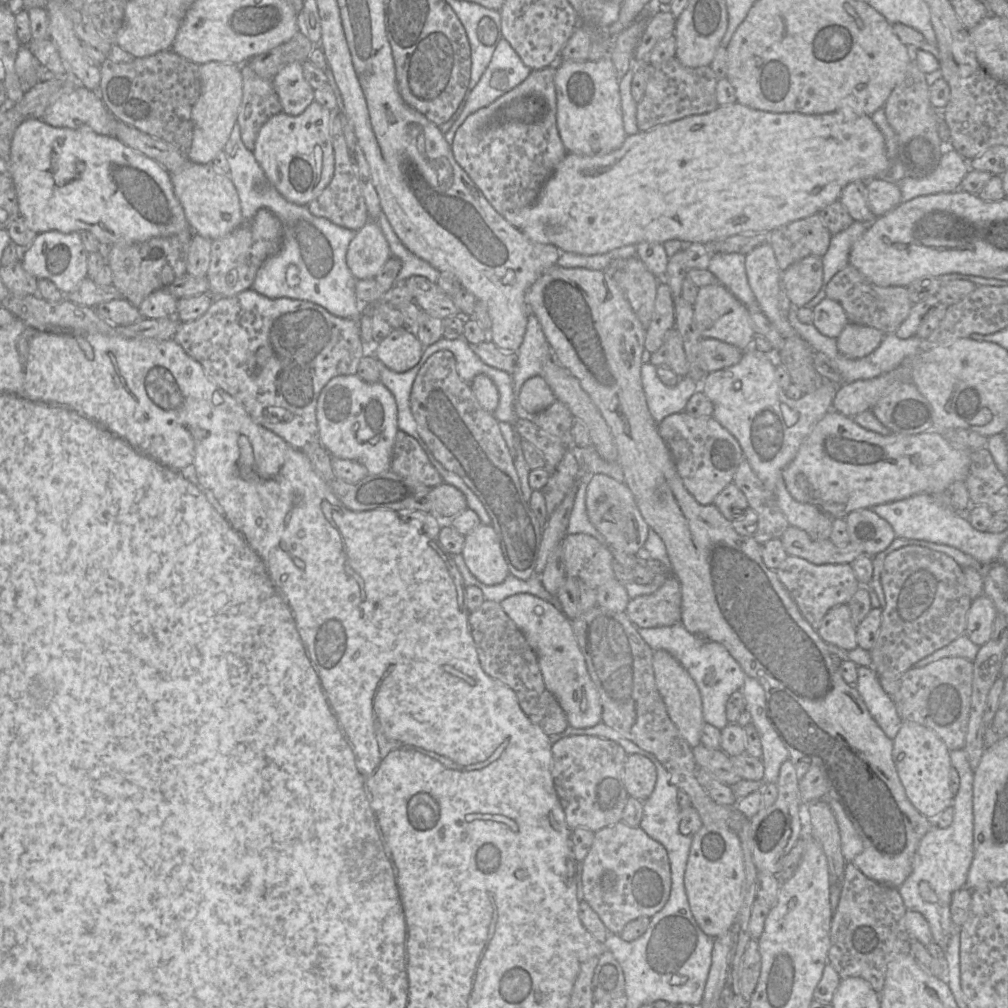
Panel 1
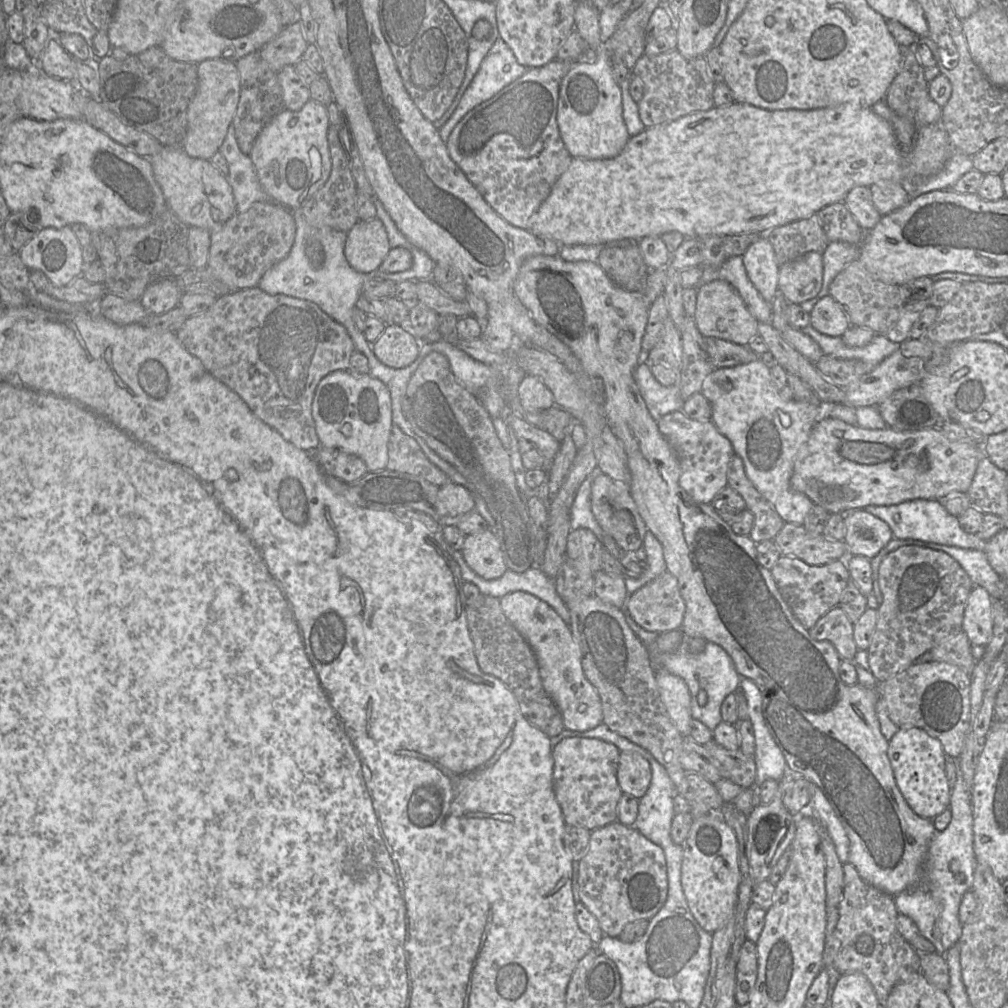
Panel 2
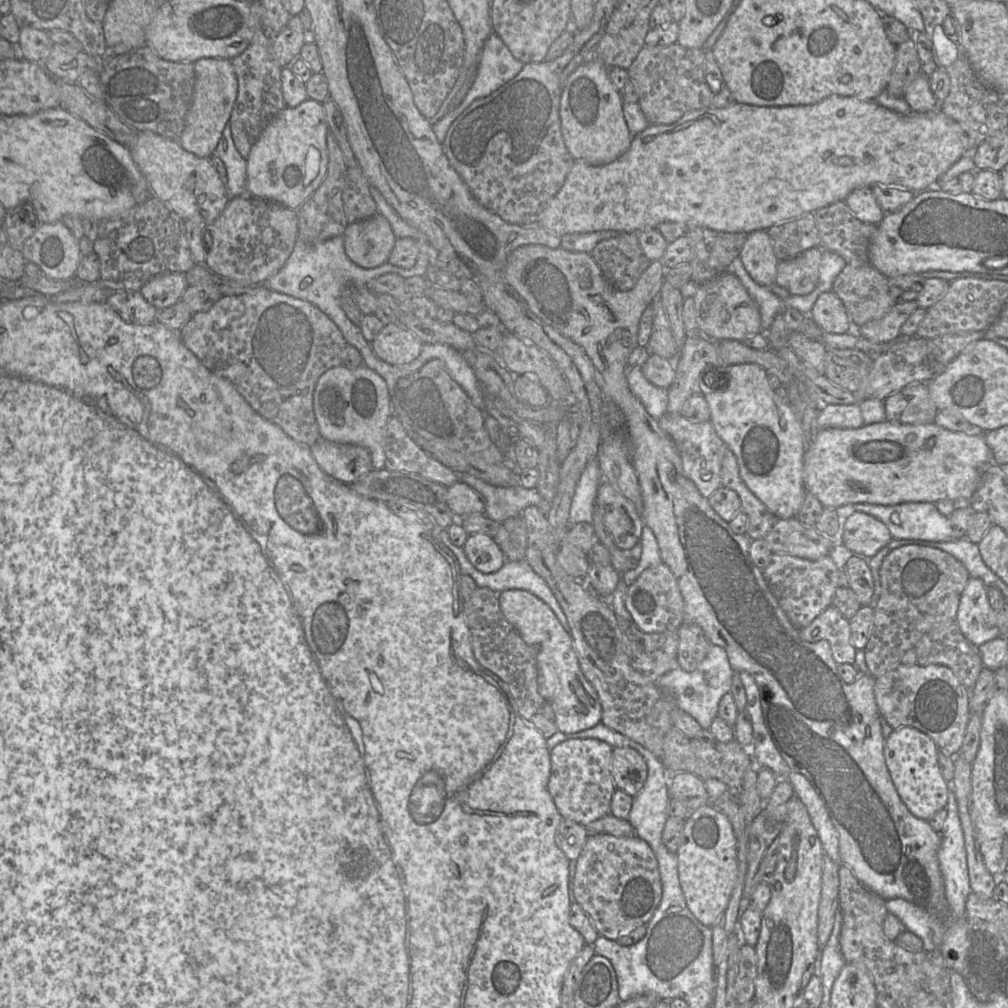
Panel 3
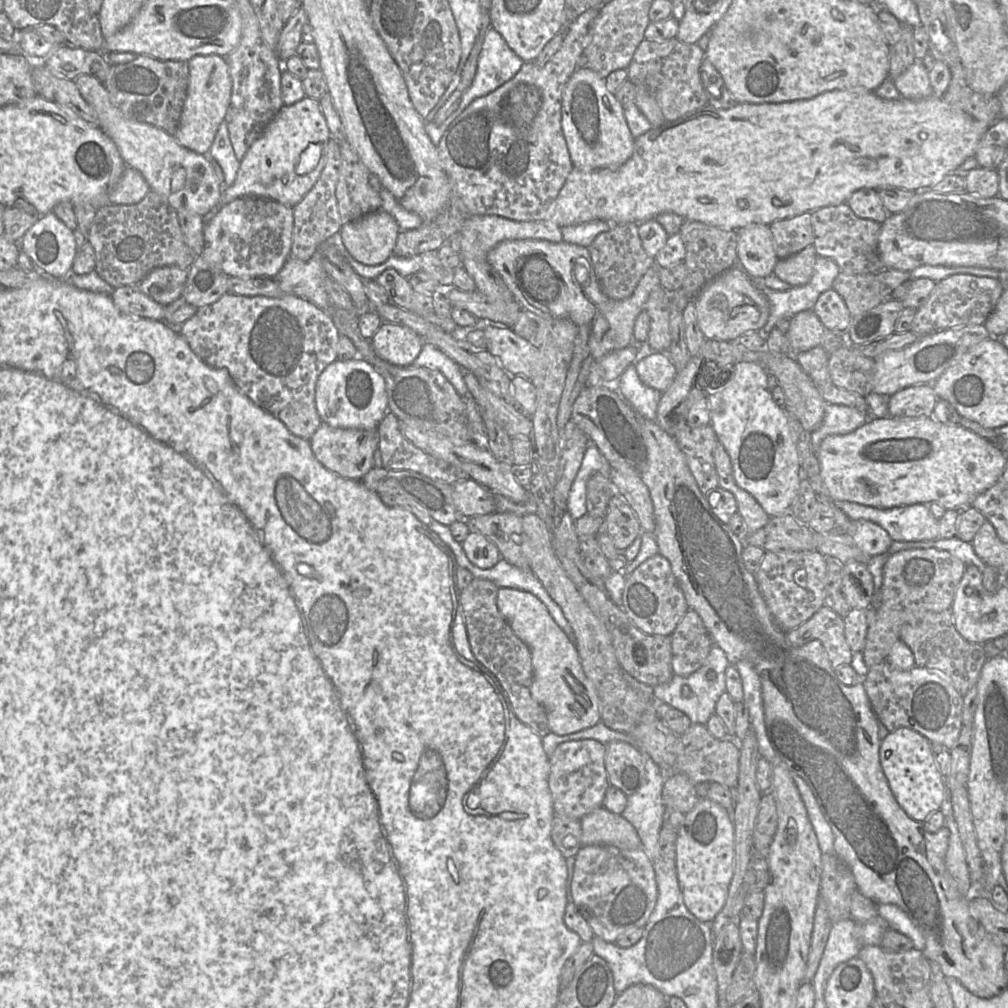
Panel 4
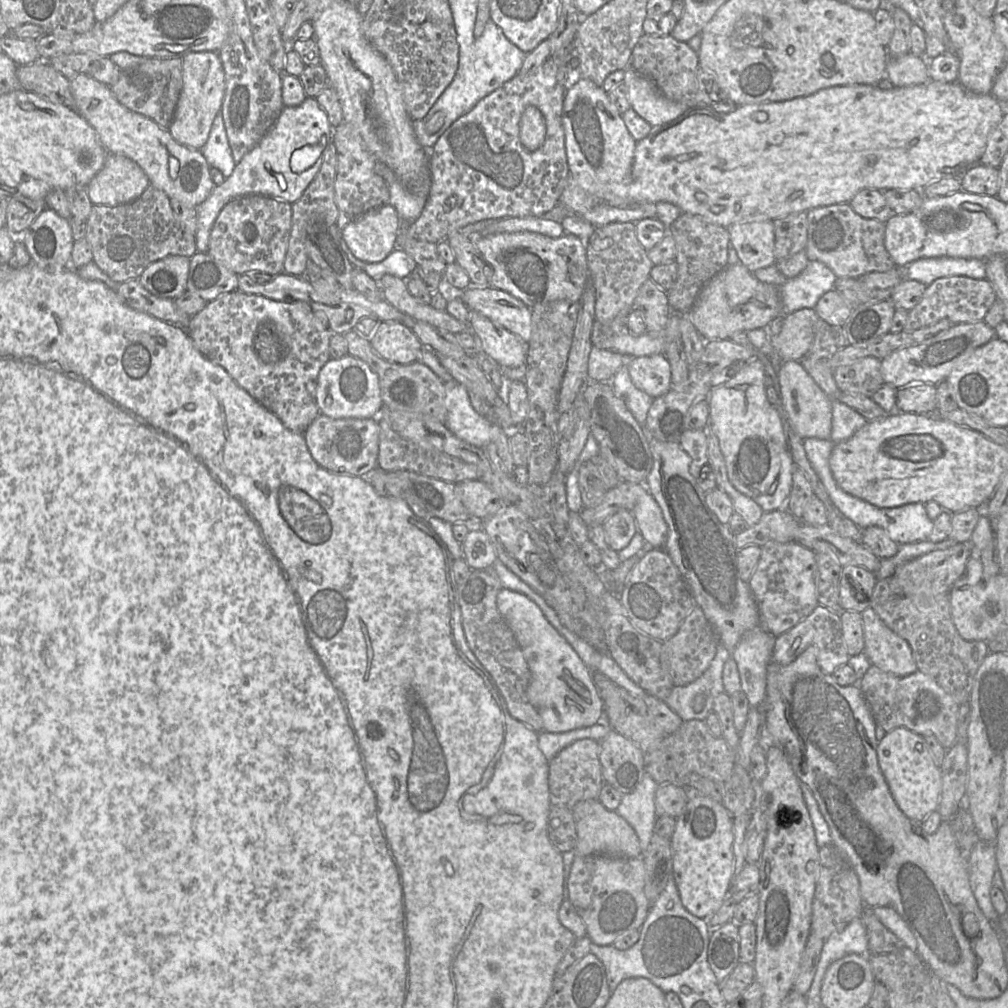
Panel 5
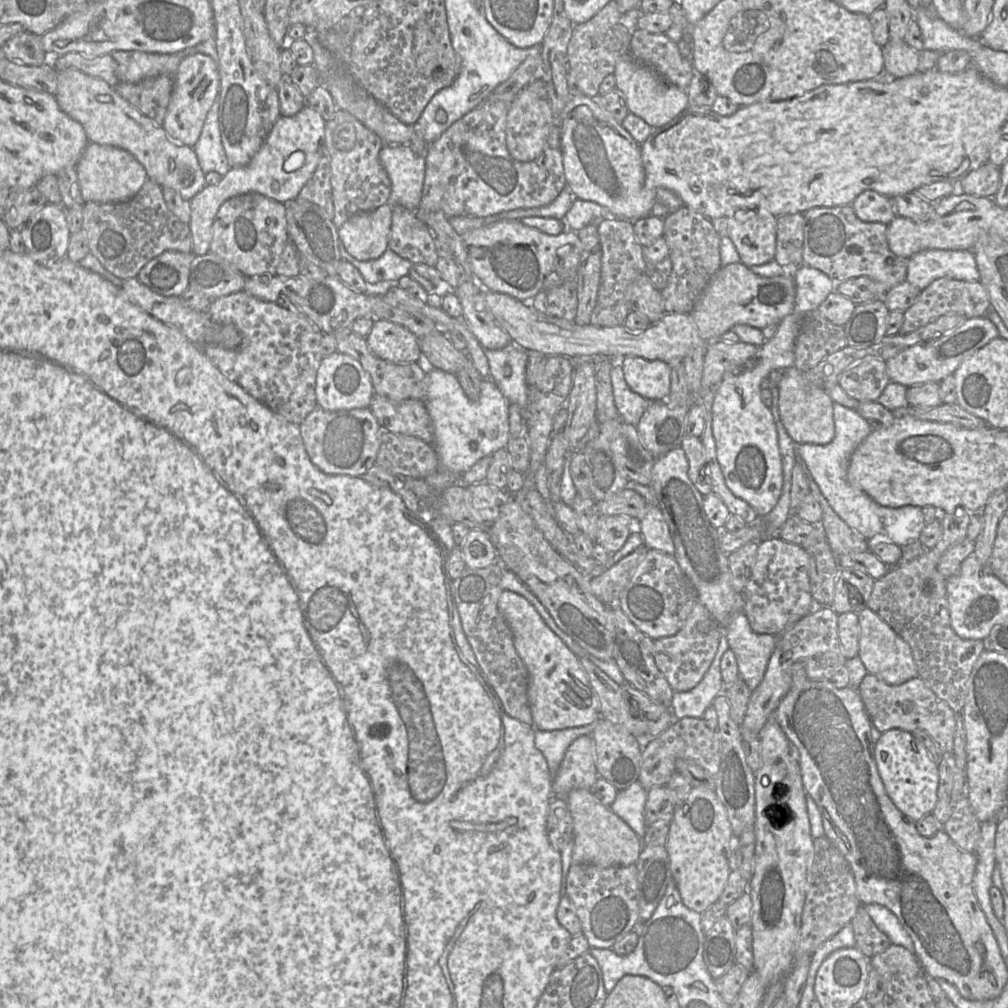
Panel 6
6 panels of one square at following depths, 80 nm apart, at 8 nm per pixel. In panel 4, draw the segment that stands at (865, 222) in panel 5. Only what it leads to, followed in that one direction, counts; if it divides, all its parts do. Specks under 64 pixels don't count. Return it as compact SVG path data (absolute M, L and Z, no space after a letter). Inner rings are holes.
M847 203L827 206L811 212L813 246L818 256L832 259L846 274L877 273L886 269L878 252L881 224L855 215Z

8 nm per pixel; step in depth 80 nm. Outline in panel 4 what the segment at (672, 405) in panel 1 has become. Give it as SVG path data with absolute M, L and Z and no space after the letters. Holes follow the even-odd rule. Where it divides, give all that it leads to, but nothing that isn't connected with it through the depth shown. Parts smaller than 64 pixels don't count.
M631 364L613 385L638 415L655 421L662 392L643 384L635 365Z

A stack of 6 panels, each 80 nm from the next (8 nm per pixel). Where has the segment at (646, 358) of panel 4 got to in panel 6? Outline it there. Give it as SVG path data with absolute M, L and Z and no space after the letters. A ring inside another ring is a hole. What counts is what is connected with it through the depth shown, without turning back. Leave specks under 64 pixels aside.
M627 356L618 362L632 391L650 402L666 399L671 385L671 367L668 363L636 356Z

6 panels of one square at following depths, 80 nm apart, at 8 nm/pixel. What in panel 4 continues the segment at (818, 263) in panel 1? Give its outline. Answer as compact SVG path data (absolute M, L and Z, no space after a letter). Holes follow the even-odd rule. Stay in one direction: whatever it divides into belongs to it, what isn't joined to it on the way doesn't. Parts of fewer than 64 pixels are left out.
M809 245L790 257L778 258L773 273L791 286L803 286L813 275L817 257L815 247Z

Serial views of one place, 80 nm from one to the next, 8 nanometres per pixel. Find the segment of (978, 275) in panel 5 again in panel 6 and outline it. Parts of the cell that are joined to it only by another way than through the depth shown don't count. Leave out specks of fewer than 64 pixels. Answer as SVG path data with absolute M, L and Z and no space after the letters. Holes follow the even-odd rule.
M928 249L908 259L906 280L920 291L939 278L979 282L972 250Z

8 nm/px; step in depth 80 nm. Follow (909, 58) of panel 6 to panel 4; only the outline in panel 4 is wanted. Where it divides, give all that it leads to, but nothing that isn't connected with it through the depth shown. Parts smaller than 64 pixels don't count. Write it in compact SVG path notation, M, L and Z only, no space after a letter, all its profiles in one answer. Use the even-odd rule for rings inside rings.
M917 60L900 76L893 80L901 97L909 100L919 100L933 95L930 85L929 71Z

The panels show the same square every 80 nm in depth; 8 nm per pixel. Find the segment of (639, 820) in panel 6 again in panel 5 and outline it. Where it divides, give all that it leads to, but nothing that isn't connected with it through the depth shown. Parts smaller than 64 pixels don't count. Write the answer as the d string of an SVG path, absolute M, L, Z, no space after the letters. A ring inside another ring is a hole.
M646 772L631 793L624 794L615 810L636 832L642 853L648 848L657 821L655 793L659 785Z

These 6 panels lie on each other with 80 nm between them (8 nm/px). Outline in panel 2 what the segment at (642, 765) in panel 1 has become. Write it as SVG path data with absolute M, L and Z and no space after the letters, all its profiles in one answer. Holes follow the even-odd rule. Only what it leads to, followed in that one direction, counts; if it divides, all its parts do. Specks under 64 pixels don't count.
M620 752L617 780L623 793L639 800L647 792L651 777L651 766L645 758L636 752Z

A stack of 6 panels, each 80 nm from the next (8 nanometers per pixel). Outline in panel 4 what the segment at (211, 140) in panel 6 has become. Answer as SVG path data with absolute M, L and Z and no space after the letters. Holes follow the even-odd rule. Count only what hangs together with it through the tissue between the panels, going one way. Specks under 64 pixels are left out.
M225 120L219 125L209 153L218 162L224 174L224 186L230 186L236 179L240 162L234 153L230 142L227 122Z

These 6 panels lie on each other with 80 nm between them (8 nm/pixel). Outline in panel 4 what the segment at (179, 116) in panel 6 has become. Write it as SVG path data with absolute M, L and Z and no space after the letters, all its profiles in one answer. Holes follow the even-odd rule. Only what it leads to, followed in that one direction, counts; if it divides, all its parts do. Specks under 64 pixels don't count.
M217 54L195 55L187 61L189 80L187 94L174 138L183 147L206 154L230 104L232 79L225 57Z

